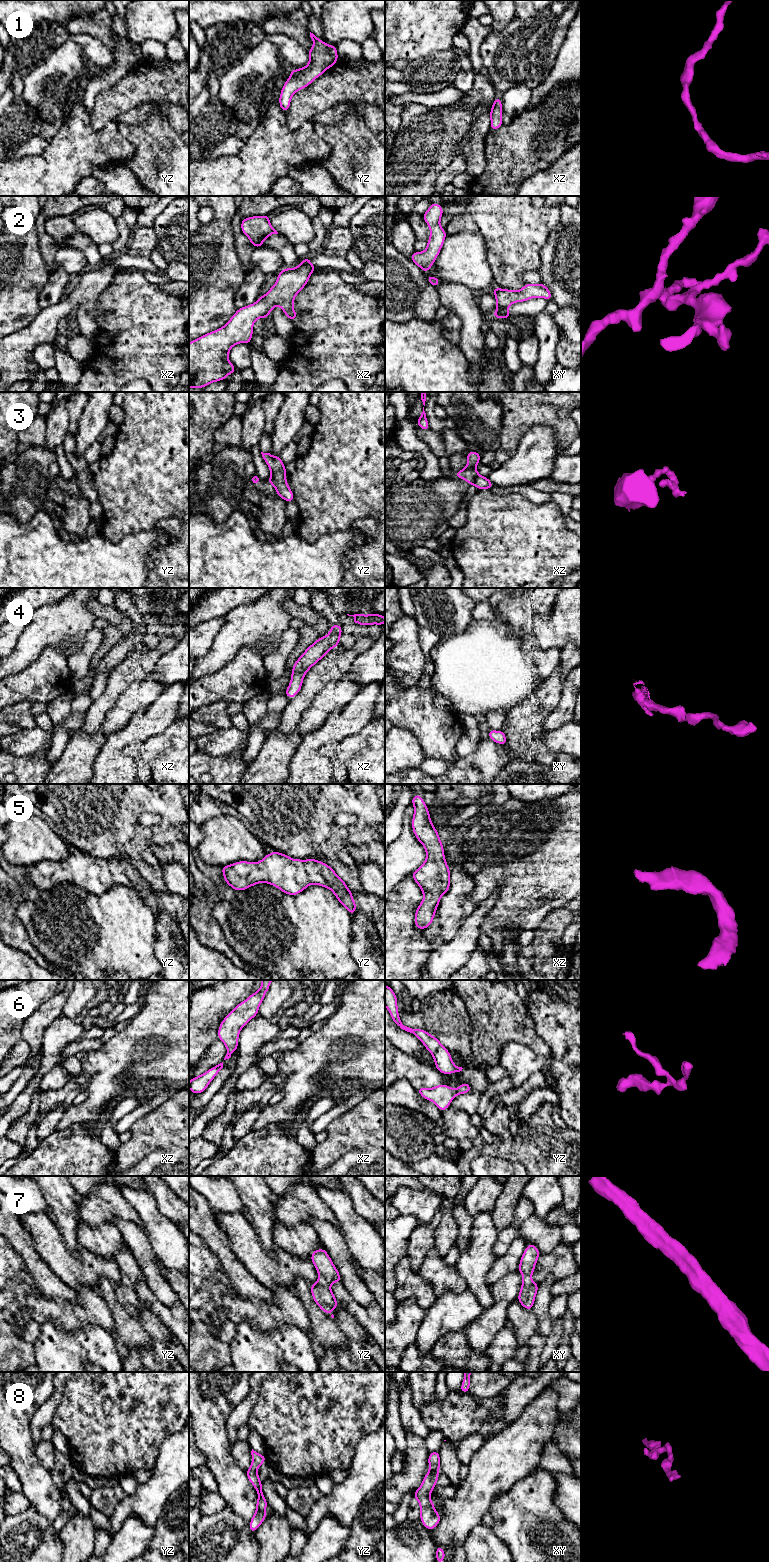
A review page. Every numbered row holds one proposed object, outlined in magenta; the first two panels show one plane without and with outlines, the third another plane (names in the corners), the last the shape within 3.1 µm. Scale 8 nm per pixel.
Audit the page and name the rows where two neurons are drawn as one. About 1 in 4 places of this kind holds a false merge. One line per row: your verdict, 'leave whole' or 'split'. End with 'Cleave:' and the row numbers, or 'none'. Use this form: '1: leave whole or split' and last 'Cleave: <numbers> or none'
1: leave whole
2: split
3: split
4: leave whole
5: leave whole
6: leave whole
7: leave whole
8: leave whole
Cleave: 2, 3

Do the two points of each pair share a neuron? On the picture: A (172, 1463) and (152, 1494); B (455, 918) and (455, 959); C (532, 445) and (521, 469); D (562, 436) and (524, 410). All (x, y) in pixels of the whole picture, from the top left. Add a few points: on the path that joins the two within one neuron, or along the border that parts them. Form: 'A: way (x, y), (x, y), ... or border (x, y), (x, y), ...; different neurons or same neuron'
A: way (170, 1471), (159, 1486); same neuron
B: border (469, 915), (457, 933), (445, 943); different neurons
C: way (532, 451), (532, 458), (527, 463); same neuron
D: way (556, 425), (541, 410), (535, 410); same neuron

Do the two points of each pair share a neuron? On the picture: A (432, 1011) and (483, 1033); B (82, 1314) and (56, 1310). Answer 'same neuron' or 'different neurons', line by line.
A: different neurons
B: same neuron

